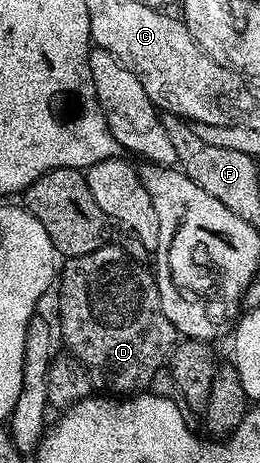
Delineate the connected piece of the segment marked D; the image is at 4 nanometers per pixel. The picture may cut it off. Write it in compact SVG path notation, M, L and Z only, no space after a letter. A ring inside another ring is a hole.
M108 244L97 248L97 252L89 252L85 256L66 259L61 266L61 277L57 282L57 290L58 286L60 318L59 324L57 322L57 330L60 335L63 333L63 340L61 336L61 342L64 342L64 344L71 349L68 351L70 351L73 357L91 373L92 383L94 383L96 387L111 386L110 393L115 396L134 396L140 392L146 391L148 387L150 387L147 385L149 385L151 381L154 383L159 377L159 371L168 365L171 353L175 351L176 345L181 338L161 308L161 296L159 295L159 289L155 283L154 273L152 273L146 265L139 265L134 262L123 250L122 245L115 244L114 246L114 244Z

